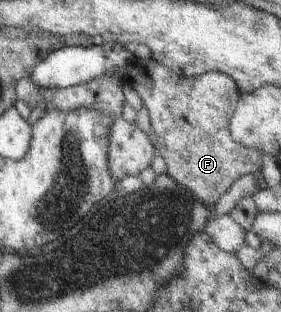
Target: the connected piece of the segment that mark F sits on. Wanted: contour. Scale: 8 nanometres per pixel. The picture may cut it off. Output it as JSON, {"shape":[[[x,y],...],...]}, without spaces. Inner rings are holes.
{"shape":[[[152,57],[137,59],[130,62],[126,70],[118,70],[118,74],[102,74],[102,78],[94,78],[92,82],[38,92],[38,96],[60,112],[90,108],[114,121],[122,116],[126,99],[140,100],[148,110],[156,152],[167,166],[165,173],[178,182],[178,186],[186,188],[194,200],[202,200],[204,206],[213,206],[240,176],[260,172],[264,167],[262,152],[242,146],[231,137],[229,122],[240,95],[236,82],[227,74],[212,71],[186,78],[174,74]]]}

